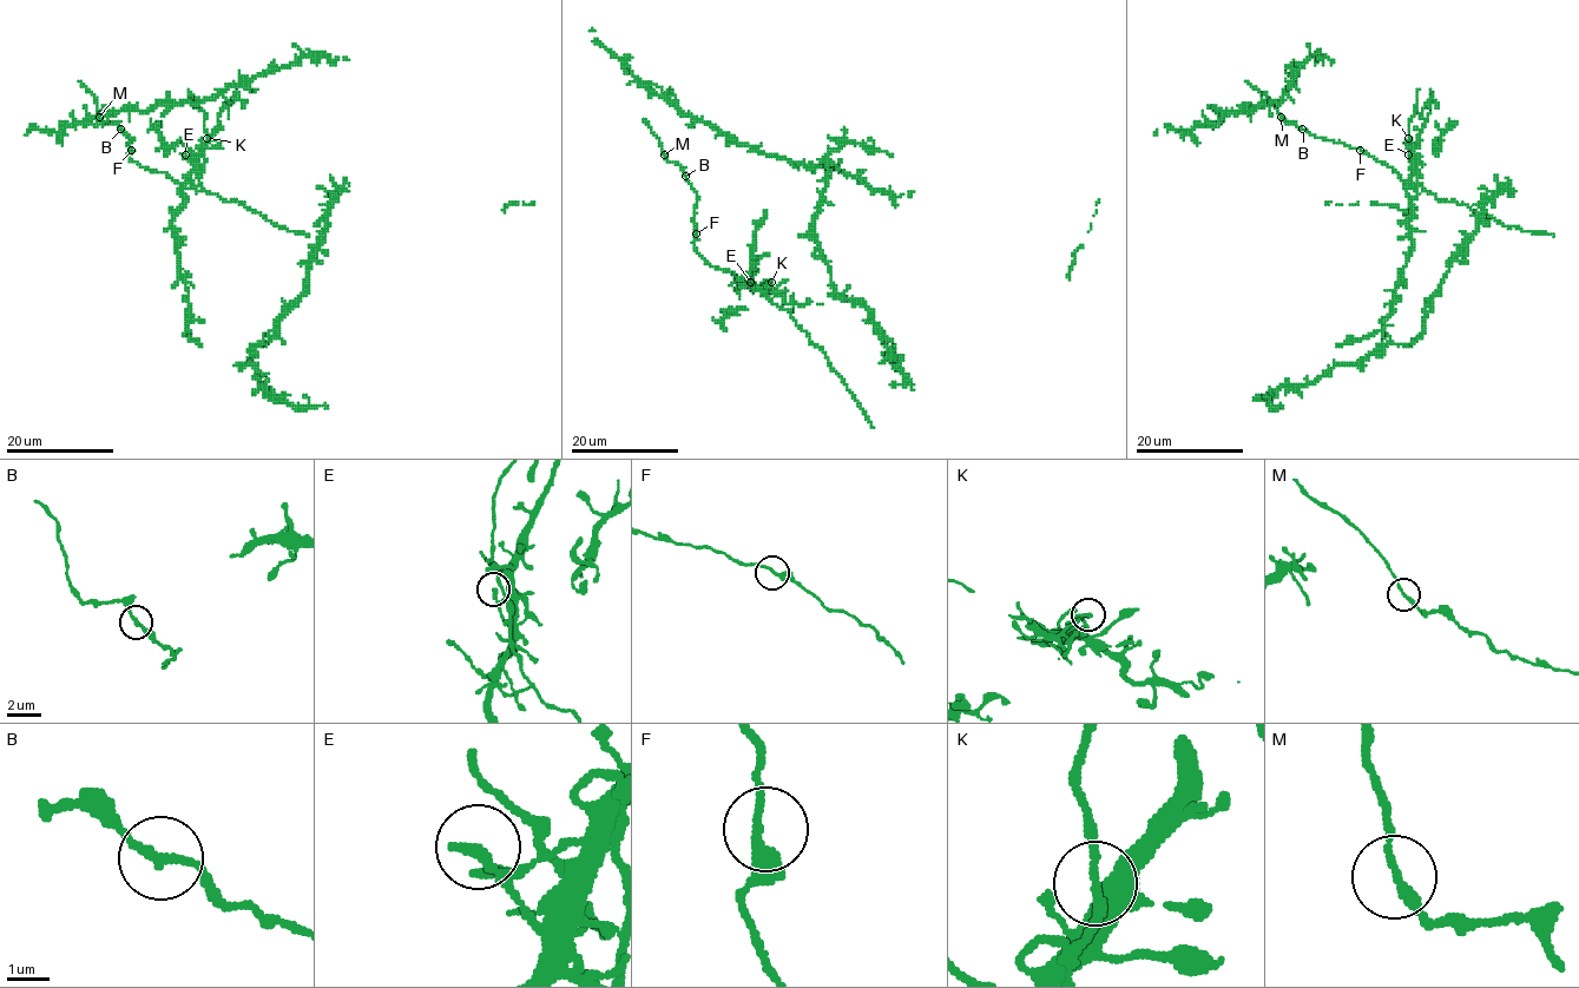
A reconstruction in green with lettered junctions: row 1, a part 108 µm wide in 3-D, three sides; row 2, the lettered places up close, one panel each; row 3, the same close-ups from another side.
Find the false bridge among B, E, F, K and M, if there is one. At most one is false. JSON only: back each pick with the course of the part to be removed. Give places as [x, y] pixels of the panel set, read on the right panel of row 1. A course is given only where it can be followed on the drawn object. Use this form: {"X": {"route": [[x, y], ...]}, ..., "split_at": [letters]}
{"split_at": []}

